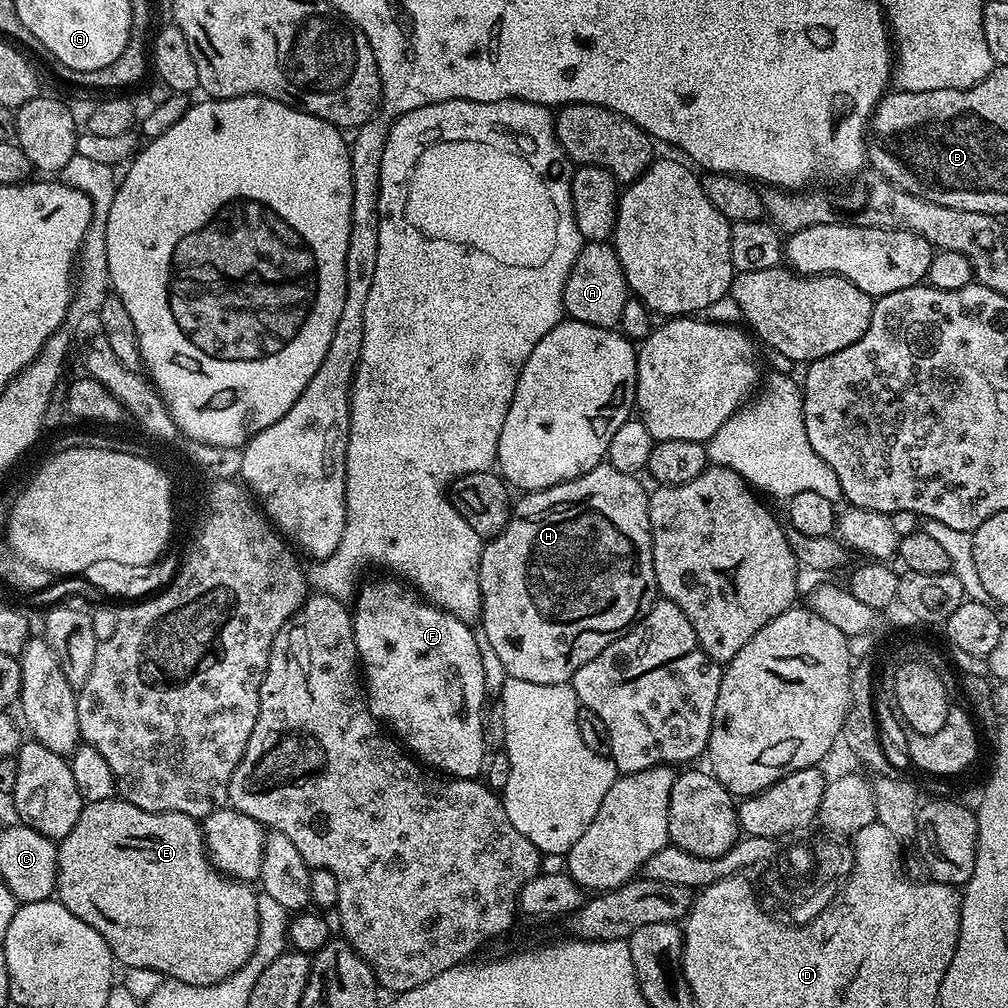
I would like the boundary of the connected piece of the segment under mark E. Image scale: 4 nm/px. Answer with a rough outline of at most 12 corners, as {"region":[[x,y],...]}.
{"region":[[87,802],[55,895],[115,963],[210,986],[257,889],[197,817]]}

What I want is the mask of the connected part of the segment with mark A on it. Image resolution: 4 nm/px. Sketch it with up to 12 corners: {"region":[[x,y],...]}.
{"region":[[585,243],[566,278],[565,313],[615,329],[629,299],[615,248]]}

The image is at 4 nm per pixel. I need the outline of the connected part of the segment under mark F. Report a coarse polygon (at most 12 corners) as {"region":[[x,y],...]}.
{"region":[[365,579],[368,709],[429,769],[477,779],[485,653],[415,587]]}

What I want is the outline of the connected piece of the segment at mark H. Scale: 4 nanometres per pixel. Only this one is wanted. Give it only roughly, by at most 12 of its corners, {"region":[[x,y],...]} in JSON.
{"region":[[602,462],[480,550],[487,651],[566,684],[658,599],[649,493]]}

